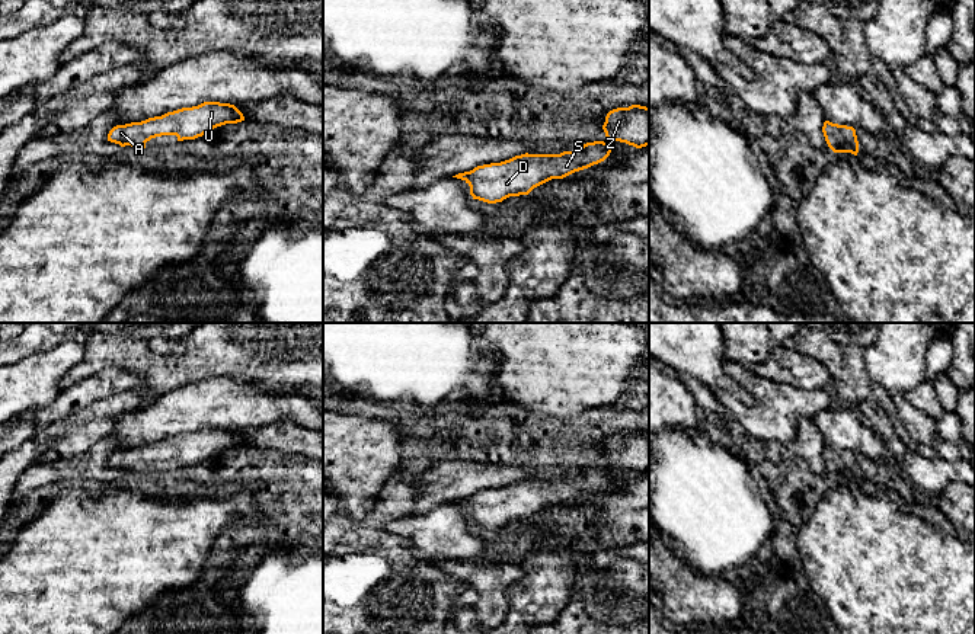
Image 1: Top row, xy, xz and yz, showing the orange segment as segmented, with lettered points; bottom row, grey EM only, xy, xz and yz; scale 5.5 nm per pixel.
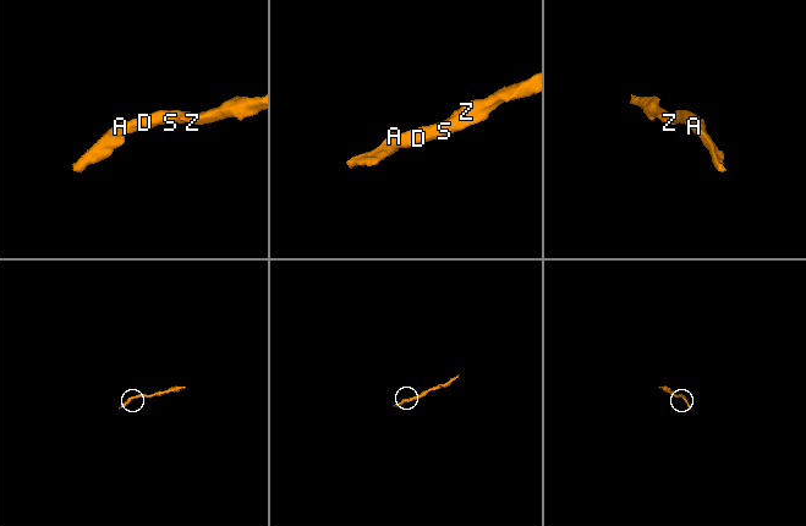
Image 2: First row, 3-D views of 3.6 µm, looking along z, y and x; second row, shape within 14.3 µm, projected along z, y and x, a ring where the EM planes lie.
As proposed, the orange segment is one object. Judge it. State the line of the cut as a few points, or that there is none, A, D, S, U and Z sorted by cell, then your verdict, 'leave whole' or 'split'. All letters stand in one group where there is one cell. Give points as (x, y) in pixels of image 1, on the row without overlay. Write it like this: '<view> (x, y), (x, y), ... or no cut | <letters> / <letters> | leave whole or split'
no cut | A D S U Z | leave whole

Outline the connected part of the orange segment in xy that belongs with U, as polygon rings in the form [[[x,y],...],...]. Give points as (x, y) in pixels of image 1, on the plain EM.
[[[204,428],[141,448],[116,451],[109,457],[108,467],[141,476],[146,474],[147,467],[156,462],[176,461],[178,467],[195,465],[217,452],[242,446],[244,446],[244,442],[234,430]]]

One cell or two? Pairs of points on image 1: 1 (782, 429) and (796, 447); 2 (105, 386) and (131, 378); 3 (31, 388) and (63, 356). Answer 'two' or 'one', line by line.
1: two
2: one
3: one

